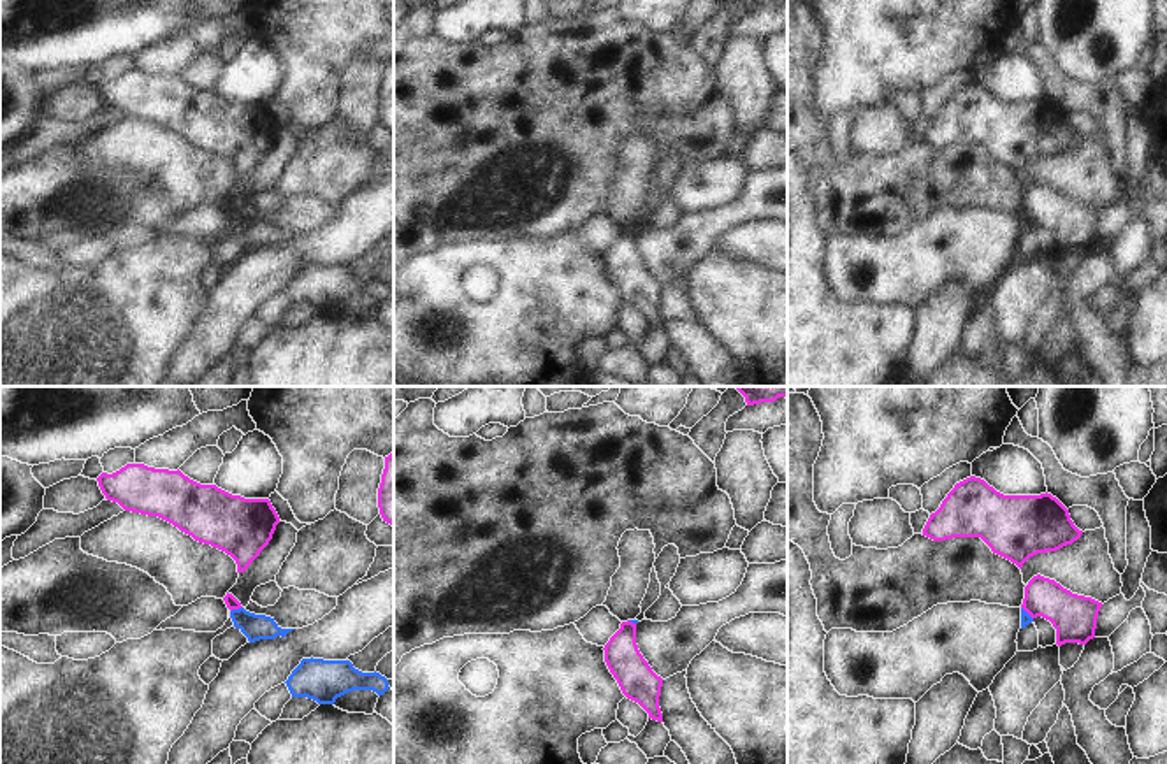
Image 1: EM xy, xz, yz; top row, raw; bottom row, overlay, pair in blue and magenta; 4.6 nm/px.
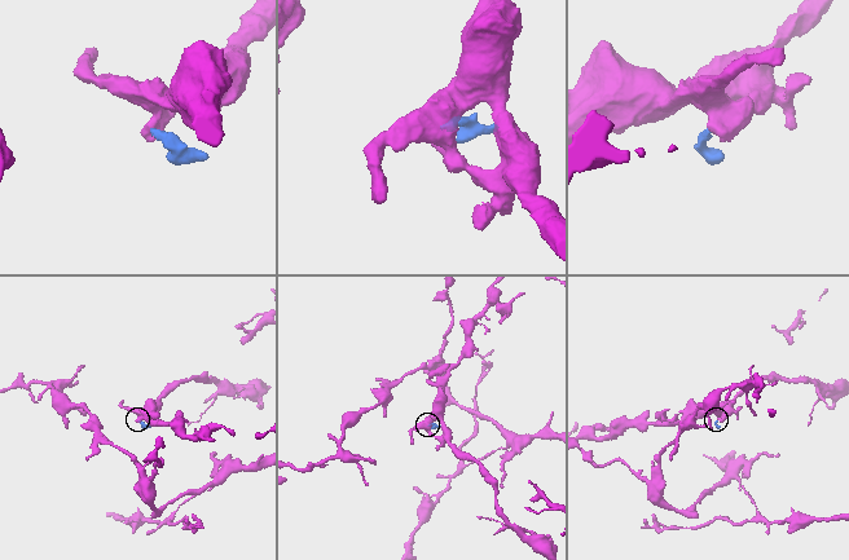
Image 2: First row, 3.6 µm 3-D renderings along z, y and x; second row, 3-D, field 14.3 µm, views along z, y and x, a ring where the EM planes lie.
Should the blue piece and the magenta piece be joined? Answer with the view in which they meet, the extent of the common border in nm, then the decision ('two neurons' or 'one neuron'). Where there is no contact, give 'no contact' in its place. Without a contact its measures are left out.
xy | 60 nm | two neurons

